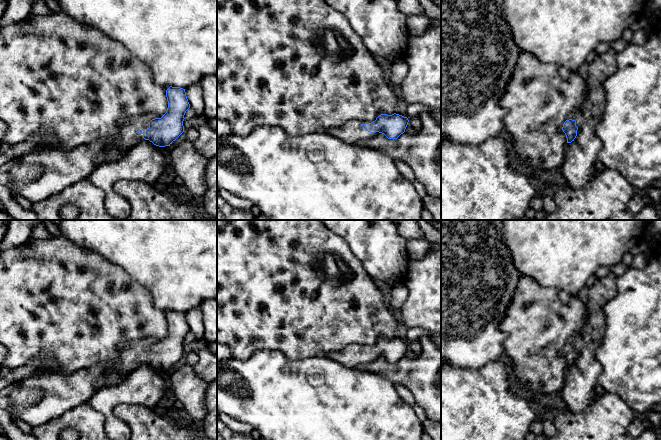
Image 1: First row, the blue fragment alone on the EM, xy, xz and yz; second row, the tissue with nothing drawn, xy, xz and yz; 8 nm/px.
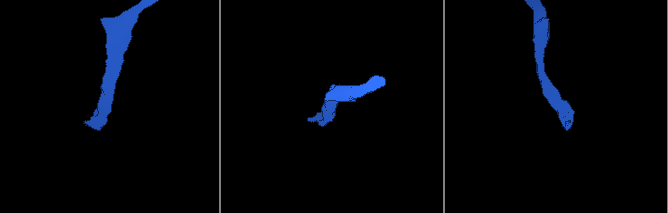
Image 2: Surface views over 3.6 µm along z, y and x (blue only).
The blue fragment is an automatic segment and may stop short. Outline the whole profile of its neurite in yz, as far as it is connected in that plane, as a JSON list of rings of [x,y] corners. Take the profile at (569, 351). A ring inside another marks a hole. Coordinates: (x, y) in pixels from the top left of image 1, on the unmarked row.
[[[574,337],[568,339],[566,345],[563,348],[562,354],[566,359],[567,367],[574,365],[579,355],[578,349],[575,345]]]

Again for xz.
[[[381,338],[375,345],[351,344],[340,351],[333,351],[327,357],[347,368],[358,368],[372,362],[376,357],[384,358],[388,363],[397,363],[405,356],[408,342],[399,338]]]

